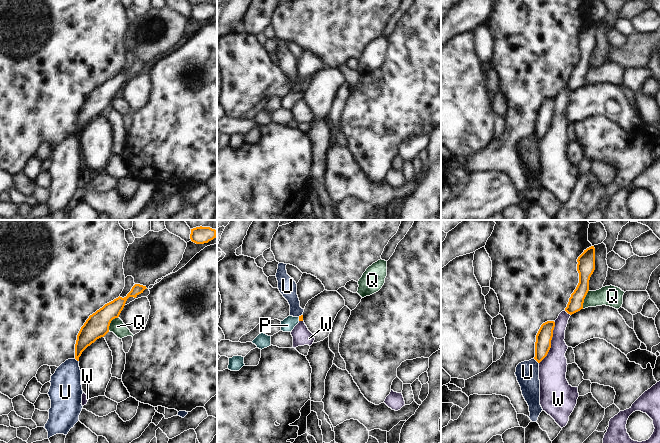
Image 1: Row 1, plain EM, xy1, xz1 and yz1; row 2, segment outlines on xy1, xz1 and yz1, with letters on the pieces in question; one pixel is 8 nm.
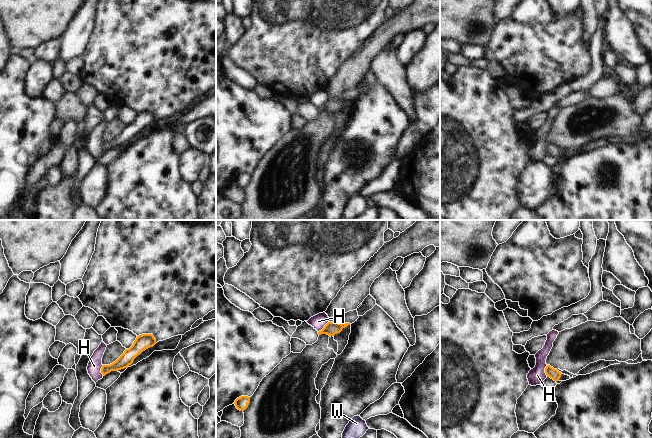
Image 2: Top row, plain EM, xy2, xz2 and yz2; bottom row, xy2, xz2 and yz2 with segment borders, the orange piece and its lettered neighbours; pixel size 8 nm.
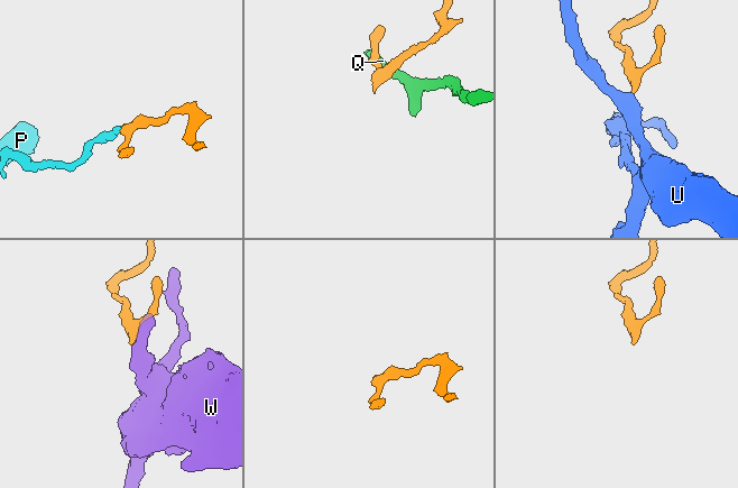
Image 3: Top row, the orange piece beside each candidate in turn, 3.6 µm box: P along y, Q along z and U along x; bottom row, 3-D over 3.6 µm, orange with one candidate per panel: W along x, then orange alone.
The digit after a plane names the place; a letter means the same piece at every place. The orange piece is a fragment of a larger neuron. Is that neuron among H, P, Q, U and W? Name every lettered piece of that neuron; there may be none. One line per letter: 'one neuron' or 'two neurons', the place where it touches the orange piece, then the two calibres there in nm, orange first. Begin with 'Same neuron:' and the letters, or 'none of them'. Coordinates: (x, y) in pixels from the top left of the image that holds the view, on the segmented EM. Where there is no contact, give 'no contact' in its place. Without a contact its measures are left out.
Same neuron: P
H: two neurons; contact xz2 (324, 327); calibres 110 and 120 nm
P: one neuron; contact xz1 (299, 319); calibres 30 and 110 nm
Q: two neurons; contact yz1 (584, 298); calibres 140 and 170 nm
U: two neurons; contact yz1 (536, 360); calibres 130 and 190 nm
W: two neurons; contact yz1 (550, 342); calibres 130 and 220 nm

